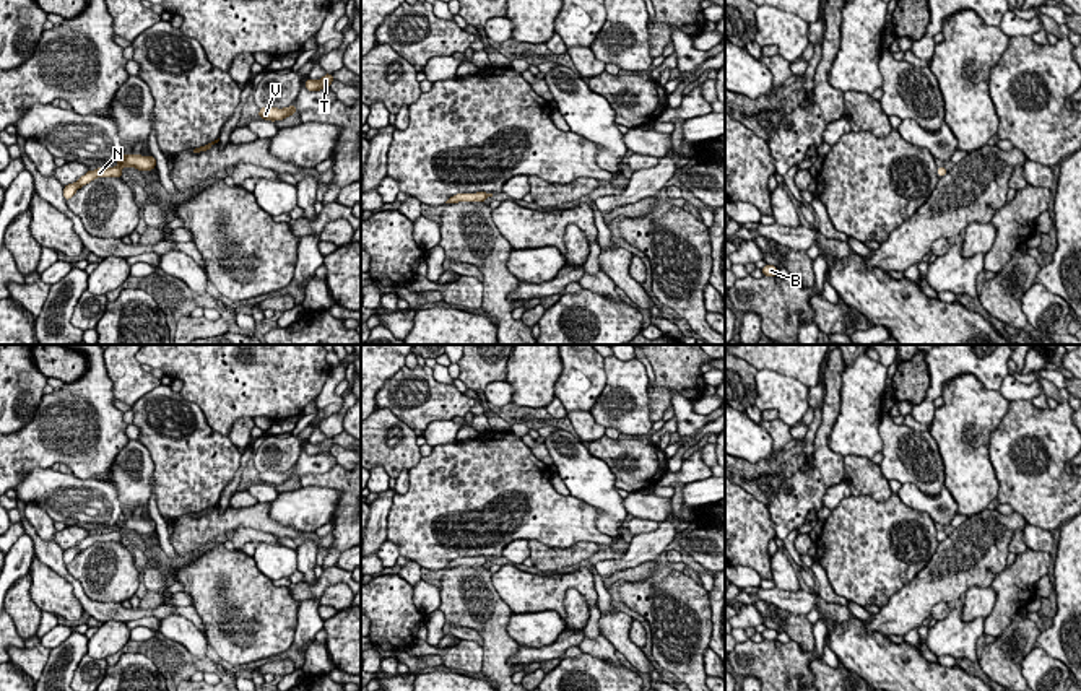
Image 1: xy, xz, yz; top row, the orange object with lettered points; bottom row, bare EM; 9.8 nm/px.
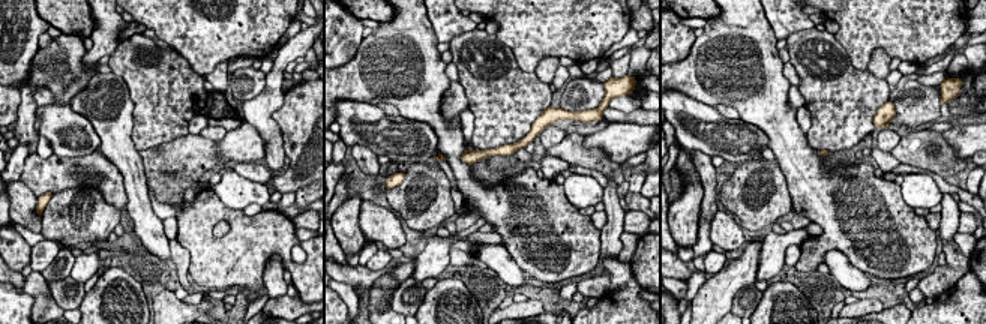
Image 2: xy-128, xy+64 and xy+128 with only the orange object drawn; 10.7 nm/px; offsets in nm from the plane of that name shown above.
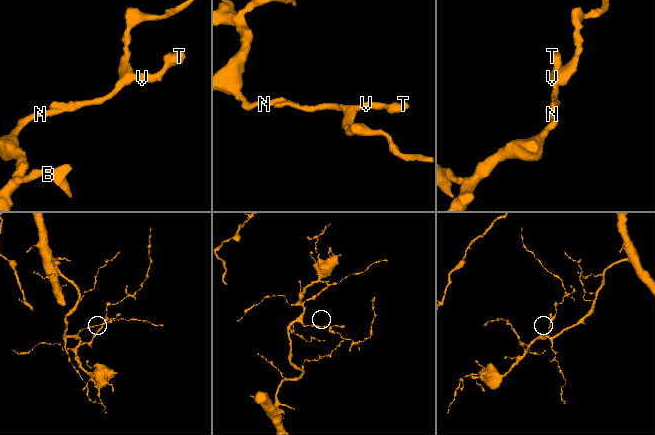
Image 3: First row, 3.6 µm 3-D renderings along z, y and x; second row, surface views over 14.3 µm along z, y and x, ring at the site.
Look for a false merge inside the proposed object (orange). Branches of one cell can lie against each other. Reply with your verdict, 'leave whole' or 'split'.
leave whole

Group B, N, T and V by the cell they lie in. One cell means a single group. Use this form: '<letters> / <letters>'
B N T V

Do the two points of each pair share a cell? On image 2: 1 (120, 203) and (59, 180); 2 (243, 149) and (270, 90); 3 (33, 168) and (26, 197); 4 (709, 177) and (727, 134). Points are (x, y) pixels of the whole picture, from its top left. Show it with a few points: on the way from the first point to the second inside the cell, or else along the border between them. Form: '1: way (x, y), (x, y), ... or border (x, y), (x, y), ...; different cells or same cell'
1: way (110, 183), (105, 173), (86, 170), (75, 162); same cell
2: border (245, 120), (264, 141), (264, 158); different cells
3: border (20, 180), (38, 197); different cells
4: border (691, 150), (700, 150), (712, 156); different cells

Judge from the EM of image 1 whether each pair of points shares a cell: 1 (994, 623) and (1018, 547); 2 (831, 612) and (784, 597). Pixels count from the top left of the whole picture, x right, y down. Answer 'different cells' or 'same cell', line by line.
1: different cells
2: same cell

